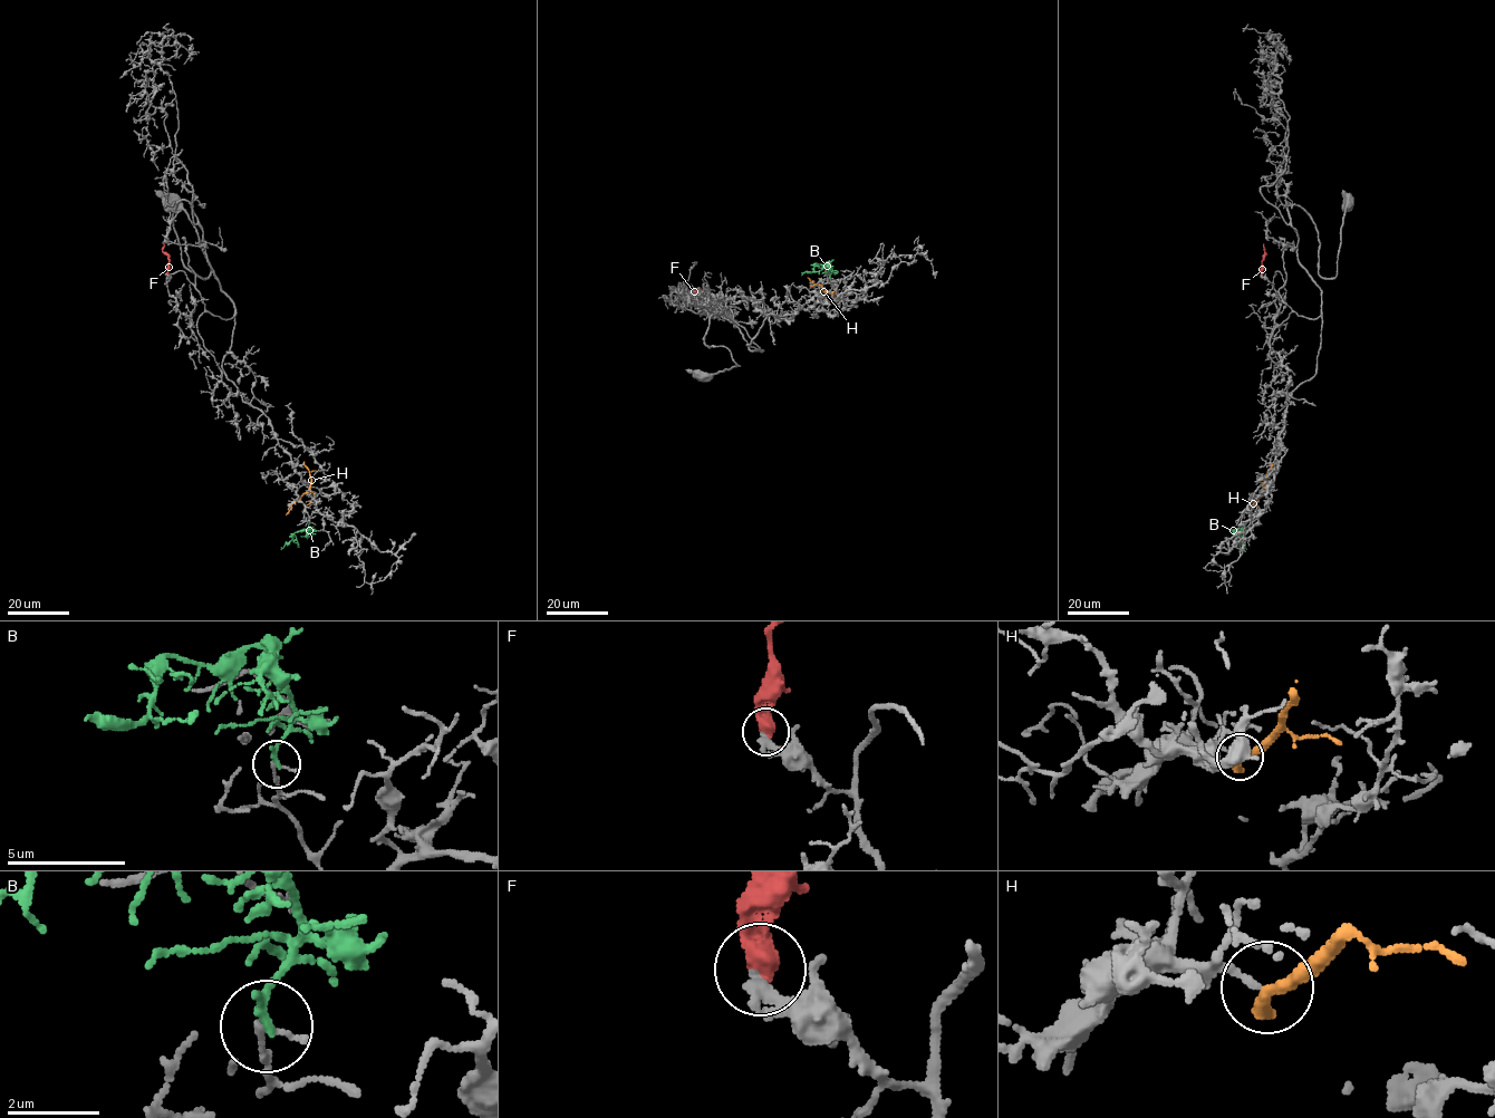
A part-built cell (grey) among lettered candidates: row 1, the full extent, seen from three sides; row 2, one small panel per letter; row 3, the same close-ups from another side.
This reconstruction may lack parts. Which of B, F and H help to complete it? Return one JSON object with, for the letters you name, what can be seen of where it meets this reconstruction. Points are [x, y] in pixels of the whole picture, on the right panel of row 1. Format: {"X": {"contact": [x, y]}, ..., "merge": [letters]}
{"merge": []}

